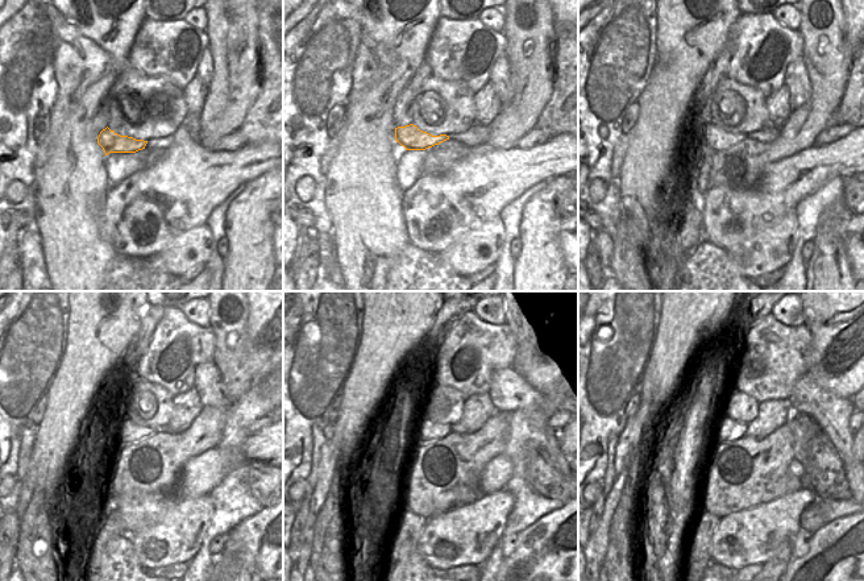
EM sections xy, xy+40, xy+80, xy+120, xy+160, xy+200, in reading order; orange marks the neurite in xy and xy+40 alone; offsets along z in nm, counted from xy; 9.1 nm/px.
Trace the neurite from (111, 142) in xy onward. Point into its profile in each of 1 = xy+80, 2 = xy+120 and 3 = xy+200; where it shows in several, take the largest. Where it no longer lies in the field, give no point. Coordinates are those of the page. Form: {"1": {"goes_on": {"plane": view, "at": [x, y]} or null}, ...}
{"1": {"goes_on": {"plane": "xy+80", "at": [713, 137]}}, "2": {"goes_on": {"plane": "xy+120", "at": [129, 432]}}, "3": {"goes_on": {"plane": "xy+200", "at": [728, 430]}}}

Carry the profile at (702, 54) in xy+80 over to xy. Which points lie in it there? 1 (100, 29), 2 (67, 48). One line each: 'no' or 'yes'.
1: yes
2: no

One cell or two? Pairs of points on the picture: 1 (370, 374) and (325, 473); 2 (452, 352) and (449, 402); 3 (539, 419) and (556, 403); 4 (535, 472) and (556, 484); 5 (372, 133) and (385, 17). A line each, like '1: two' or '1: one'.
1: one
2: two
3: one
4: one
5: one

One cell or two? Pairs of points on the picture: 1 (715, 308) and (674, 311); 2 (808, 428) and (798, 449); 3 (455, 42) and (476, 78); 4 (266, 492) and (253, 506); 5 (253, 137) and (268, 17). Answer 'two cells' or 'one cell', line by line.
1: one cell
2: one cell
3: one cell
4: two cells
5: one cell

